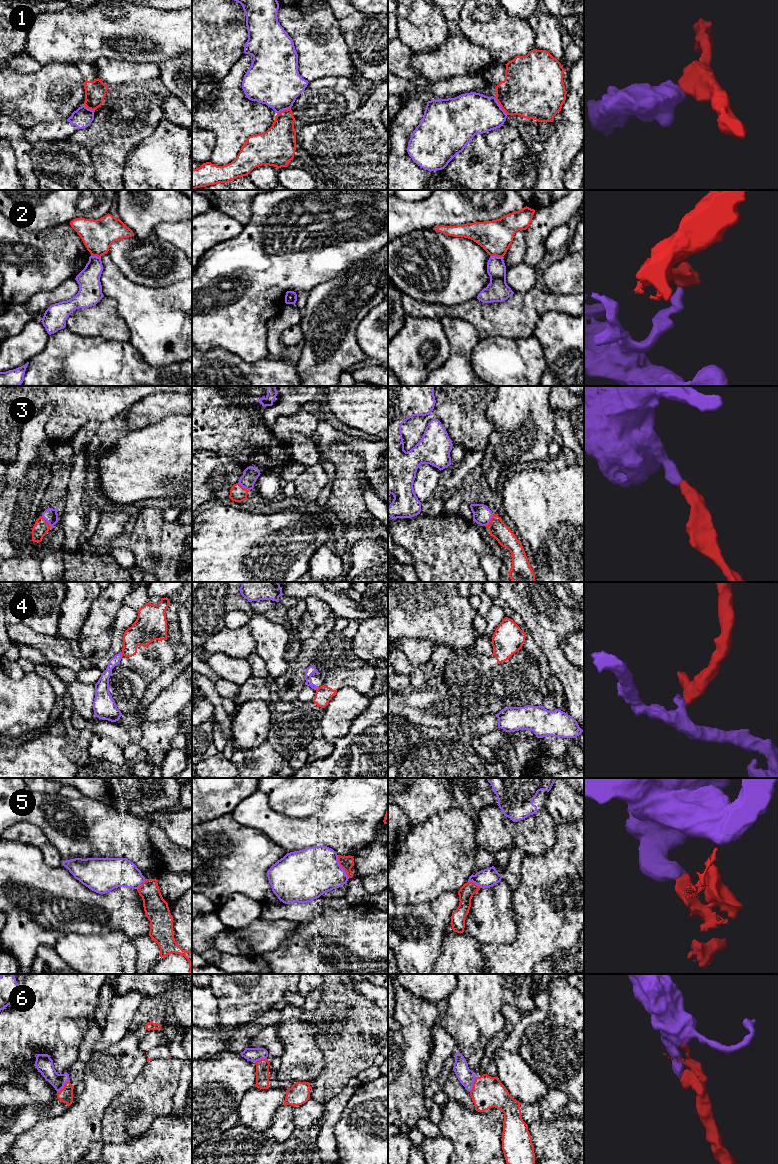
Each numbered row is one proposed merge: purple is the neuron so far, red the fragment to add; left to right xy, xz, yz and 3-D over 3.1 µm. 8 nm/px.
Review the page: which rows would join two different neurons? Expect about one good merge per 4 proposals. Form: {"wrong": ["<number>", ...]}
{"wrong": ["1", "2", "4", "5"]}

